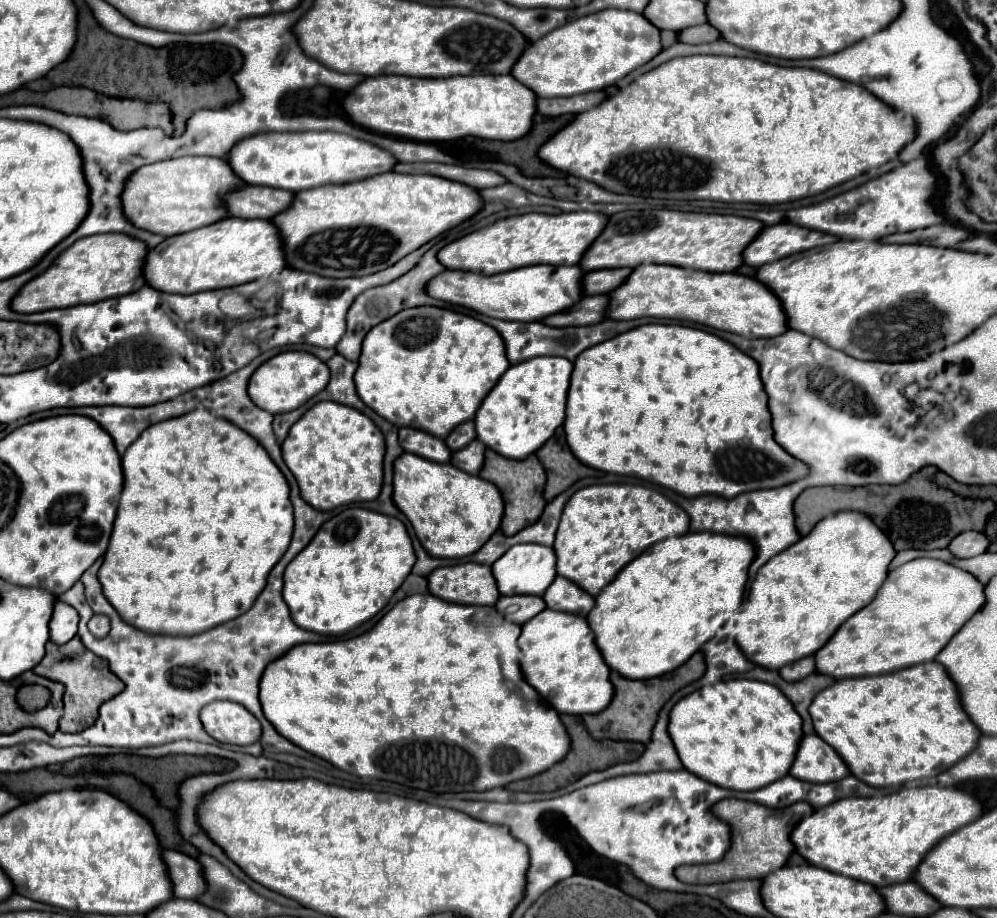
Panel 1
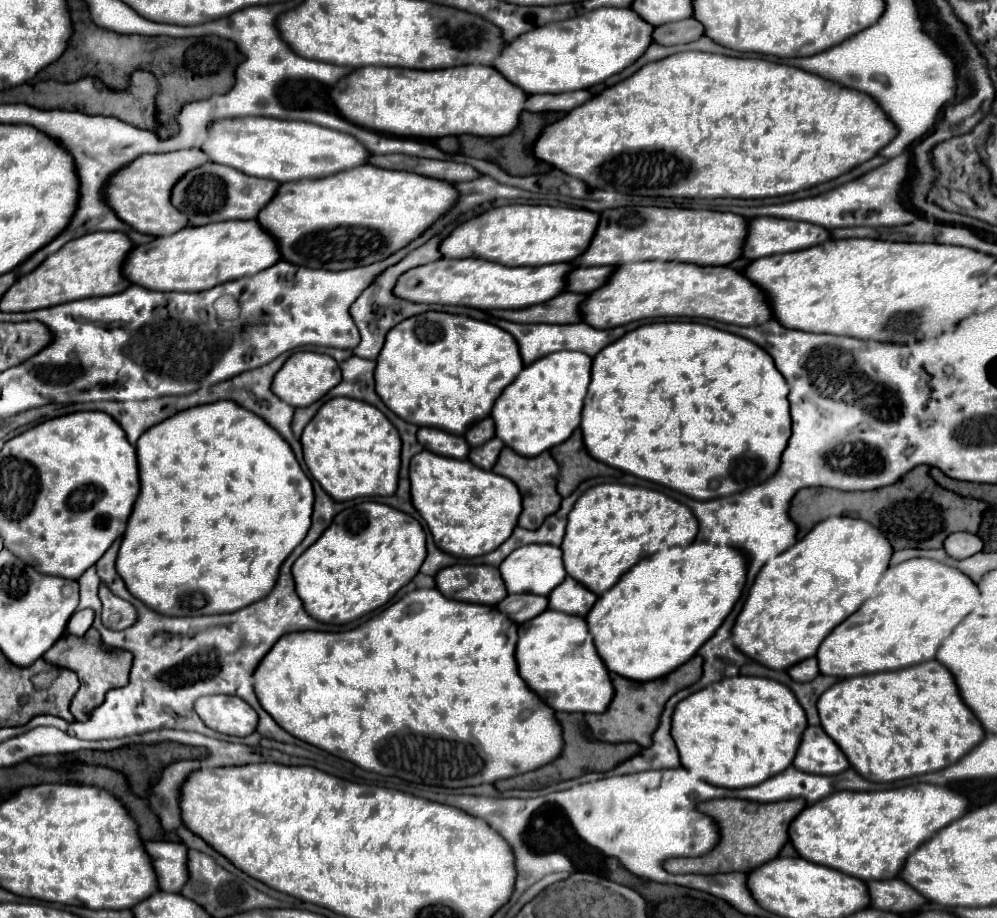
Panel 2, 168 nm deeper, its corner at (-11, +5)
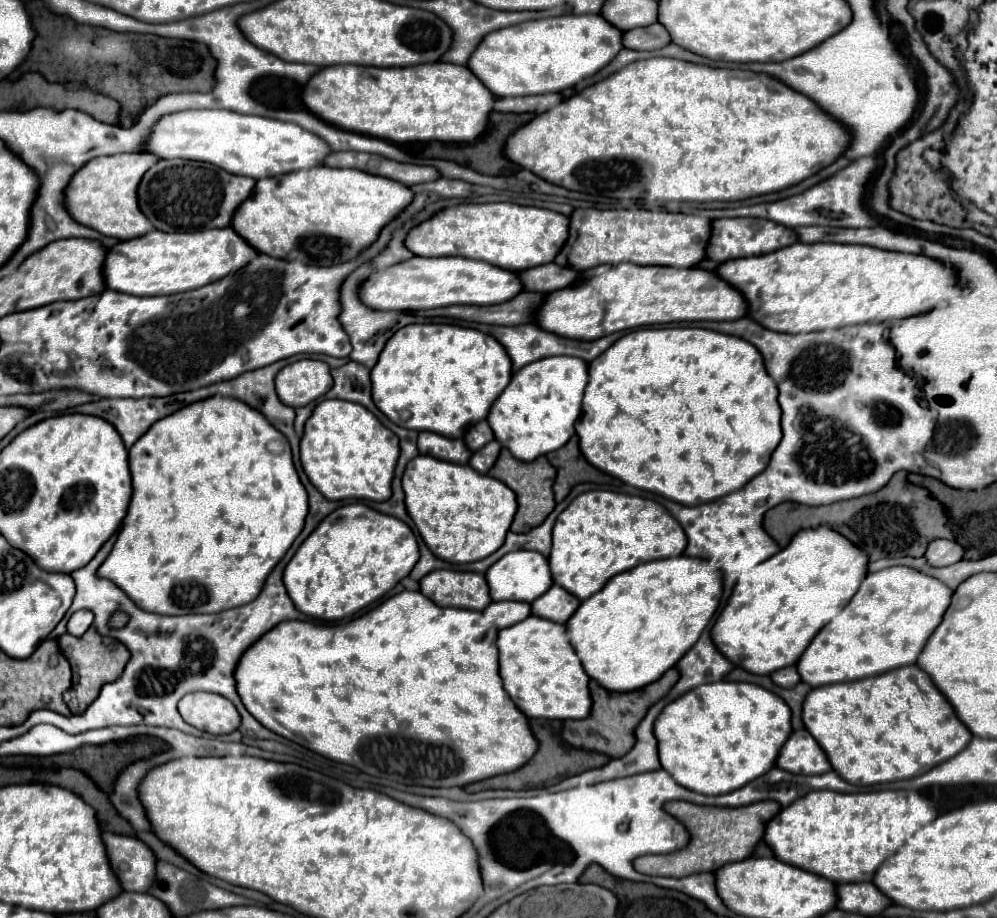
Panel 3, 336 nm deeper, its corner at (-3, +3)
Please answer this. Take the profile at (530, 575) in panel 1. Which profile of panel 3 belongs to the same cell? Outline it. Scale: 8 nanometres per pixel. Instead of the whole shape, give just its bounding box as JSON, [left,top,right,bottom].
[486,550,552,602]

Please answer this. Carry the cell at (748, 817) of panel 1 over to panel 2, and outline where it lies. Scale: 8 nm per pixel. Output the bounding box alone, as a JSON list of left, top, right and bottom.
[664,798,806,874]

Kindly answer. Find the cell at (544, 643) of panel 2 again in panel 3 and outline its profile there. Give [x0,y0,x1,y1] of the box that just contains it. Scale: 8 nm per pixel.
[498,616,592,720]

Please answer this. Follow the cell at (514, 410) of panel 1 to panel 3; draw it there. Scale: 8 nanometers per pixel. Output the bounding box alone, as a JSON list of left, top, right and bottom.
[488,358,588,462]

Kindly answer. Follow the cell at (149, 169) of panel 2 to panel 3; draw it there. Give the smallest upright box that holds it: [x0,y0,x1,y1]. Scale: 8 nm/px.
[64,152,156,240]

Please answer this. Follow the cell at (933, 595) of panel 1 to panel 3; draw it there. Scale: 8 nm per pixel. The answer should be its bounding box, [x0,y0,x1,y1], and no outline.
[796,566,952,686]

